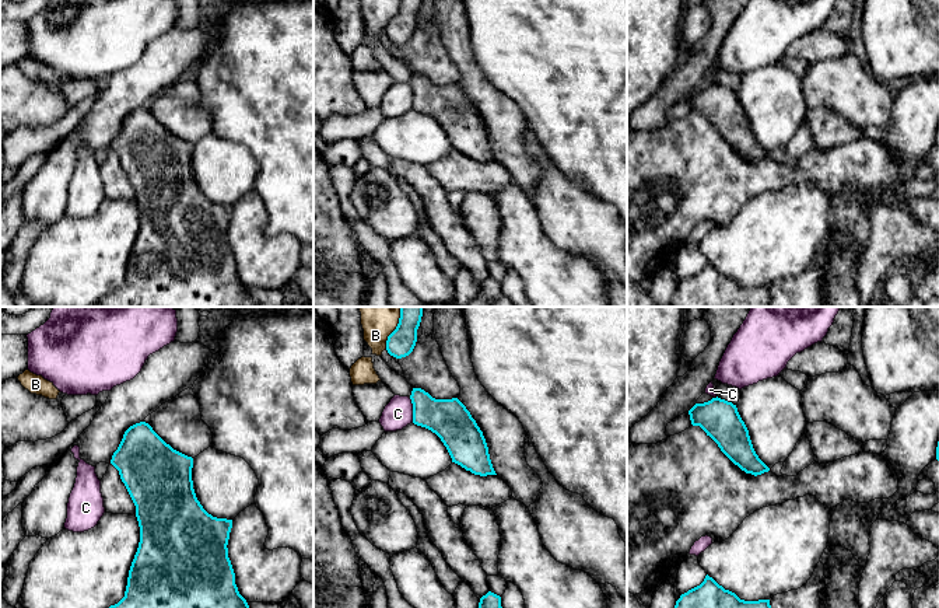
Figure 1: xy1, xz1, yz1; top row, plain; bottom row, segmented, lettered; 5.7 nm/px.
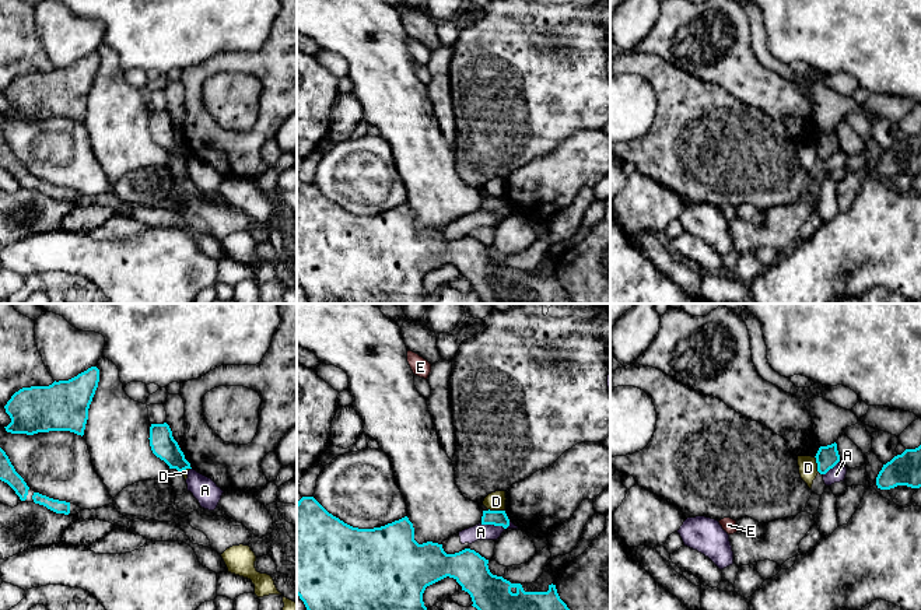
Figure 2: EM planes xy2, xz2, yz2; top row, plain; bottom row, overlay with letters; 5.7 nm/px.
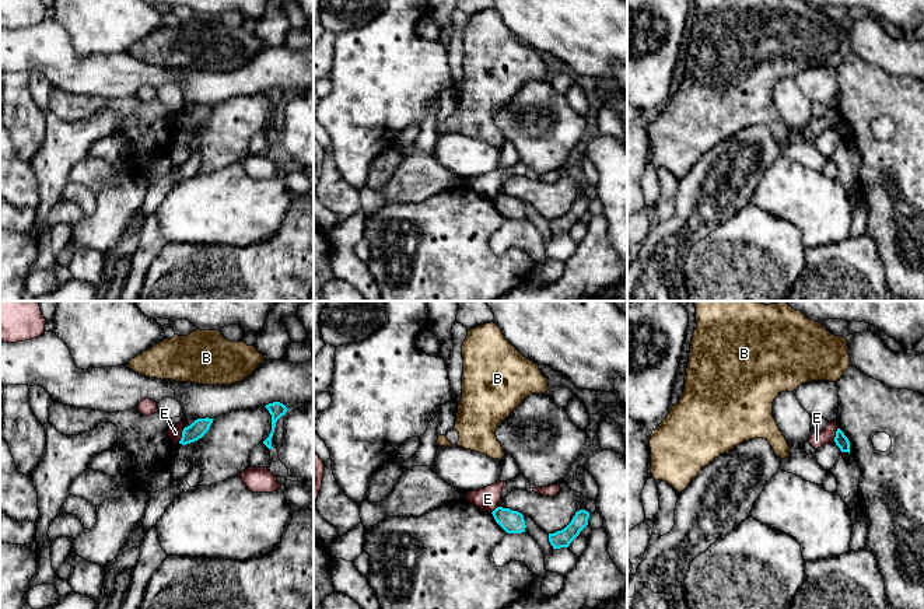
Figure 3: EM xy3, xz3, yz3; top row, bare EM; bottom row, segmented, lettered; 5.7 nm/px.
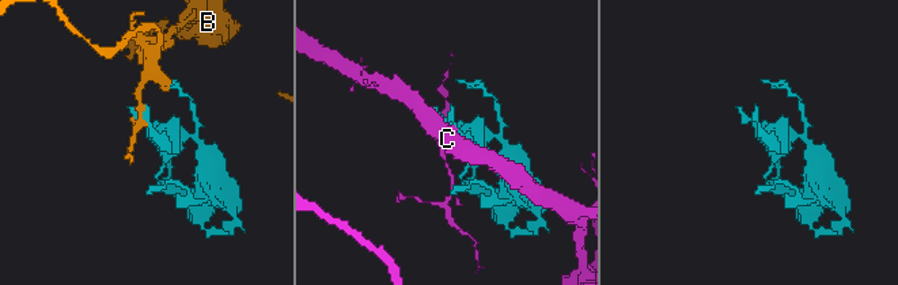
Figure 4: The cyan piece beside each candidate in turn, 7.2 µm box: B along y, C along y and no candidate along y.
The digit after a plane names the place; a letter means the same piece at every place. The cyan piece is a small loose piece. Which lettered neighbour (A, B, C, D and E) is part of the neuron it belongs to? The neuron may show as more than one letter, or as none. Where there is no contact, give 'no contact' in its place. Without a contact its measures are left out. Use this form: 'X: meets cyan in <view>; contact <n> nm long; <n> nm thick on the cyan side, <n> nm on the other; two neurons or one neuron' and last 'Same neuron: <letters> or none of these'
A: meets cyan in xz2; contact 180 nm long; 100 nm thick on the cyan side, 100 nm on the other; two neurons
B: meets cyan in xz1; contact 220 nm long; 160 nm thick on the cyan side, 160 nm on the other; two neurons
C: meets cyan in xz1; contact 150 nm long; 240 nm thick on the cyan side, 170 nm on the other; two neurons
D: meets cyan in xz2; contact 100 nm long; 100 nm thick on the cyan side, 110 nm on the other; two neurons
E: meets cyan in xy3; contact 100 nm long; 100 nm thick on the cyan side, 80 nm on the other; two neurons
Same neuron: none of these

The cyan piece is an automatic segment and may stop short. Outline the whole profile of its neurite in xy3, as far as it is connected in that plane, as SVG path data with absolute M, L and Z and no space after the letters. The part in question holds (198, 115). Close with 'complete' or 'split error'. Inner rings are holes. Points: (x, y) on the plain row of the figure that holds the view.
M197 105L190 112L185 113L182 118L182 125L179 130L186 132L202 125L210 115L214 105Z; complete

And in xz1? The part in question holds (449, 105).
M413 74L410 85L413 109L435 119L452 148L474 161L497 161L483 118L458 84L435 85L424 76Z; complete

